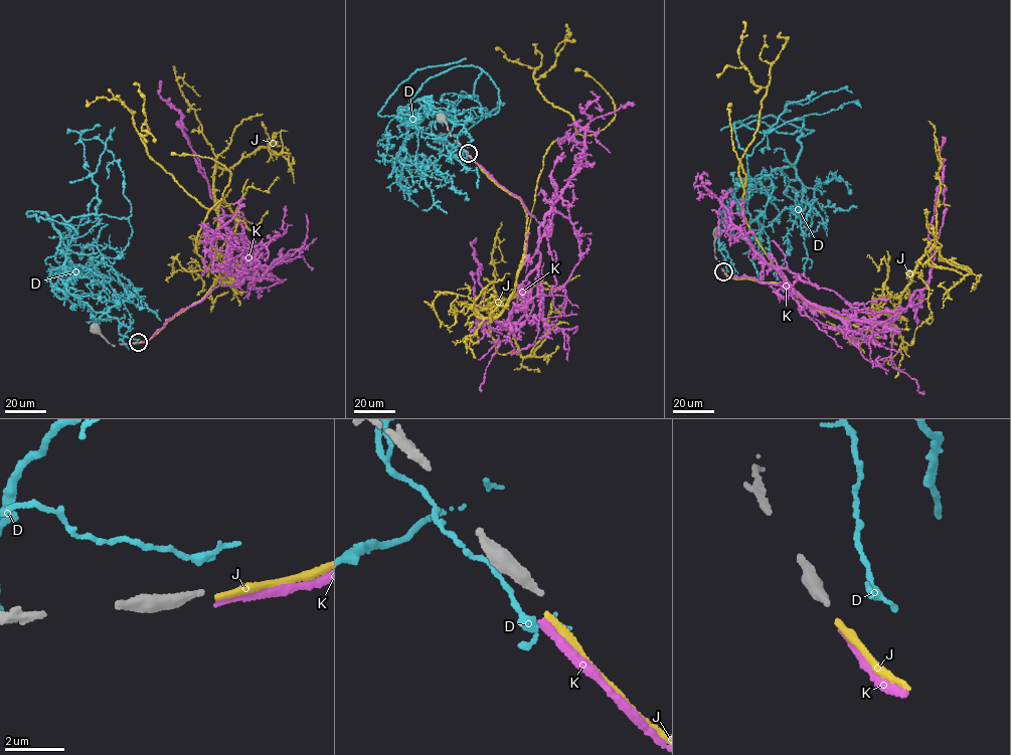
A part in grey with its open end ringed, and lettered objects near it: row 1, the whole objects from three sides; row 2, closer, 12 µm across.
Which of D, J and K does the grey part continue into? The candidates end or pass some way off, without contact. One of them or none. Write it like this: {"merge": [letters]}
{"merge": []}

